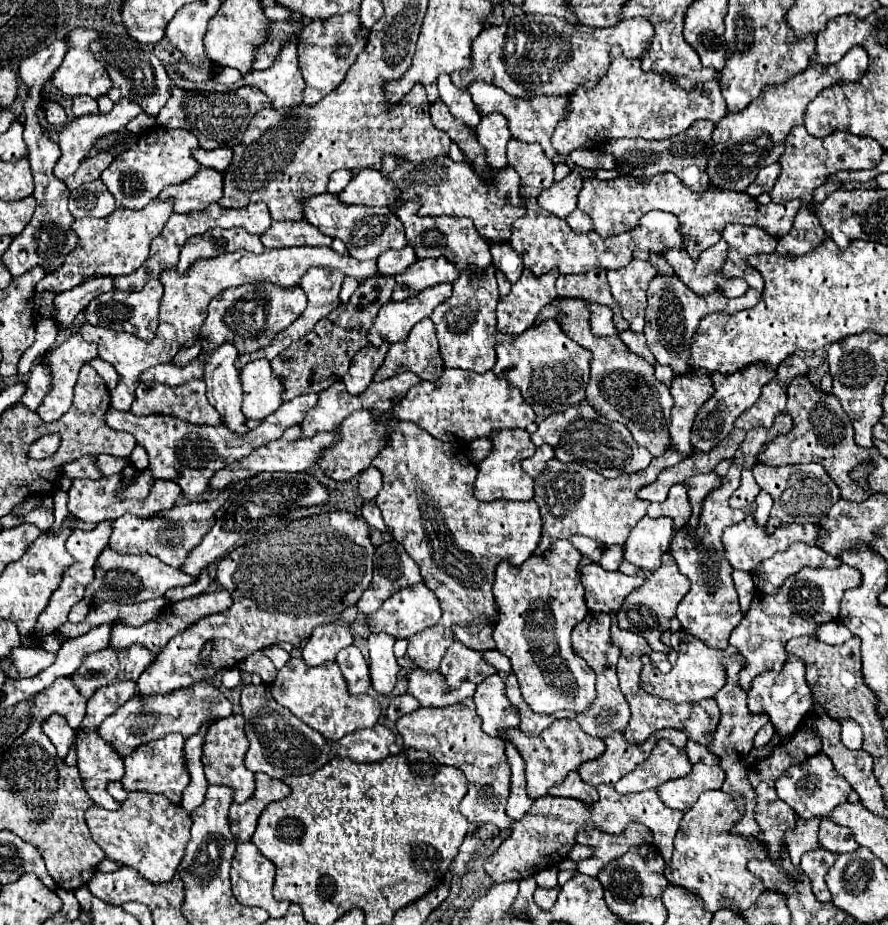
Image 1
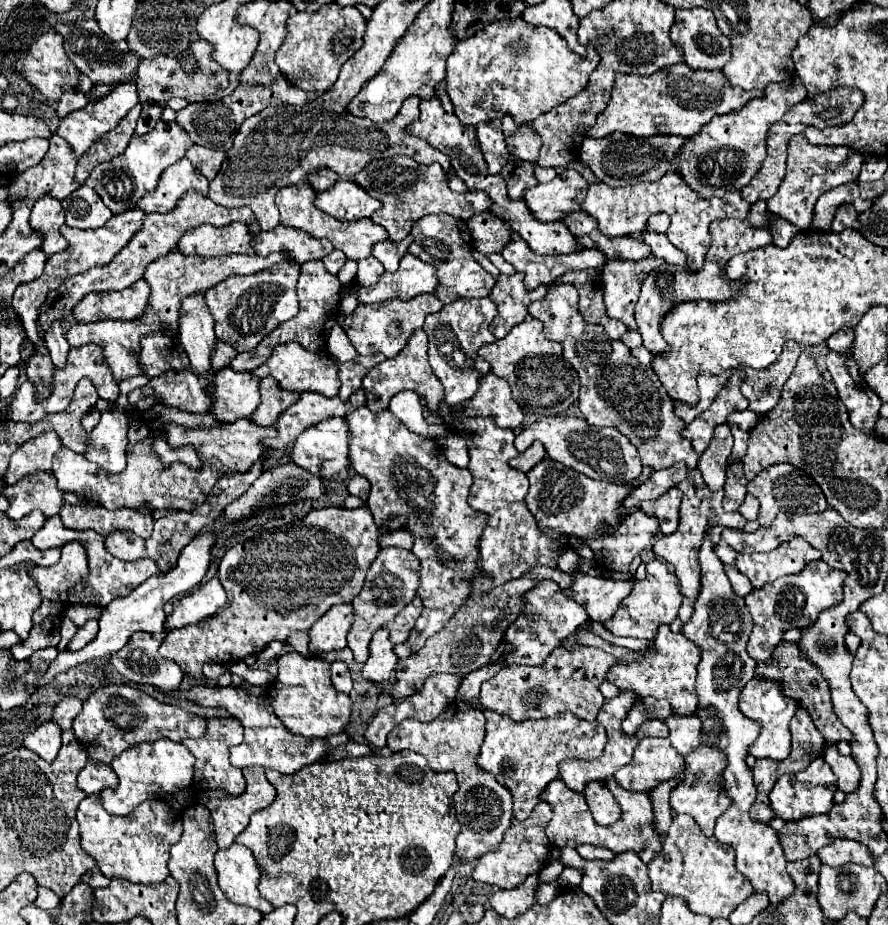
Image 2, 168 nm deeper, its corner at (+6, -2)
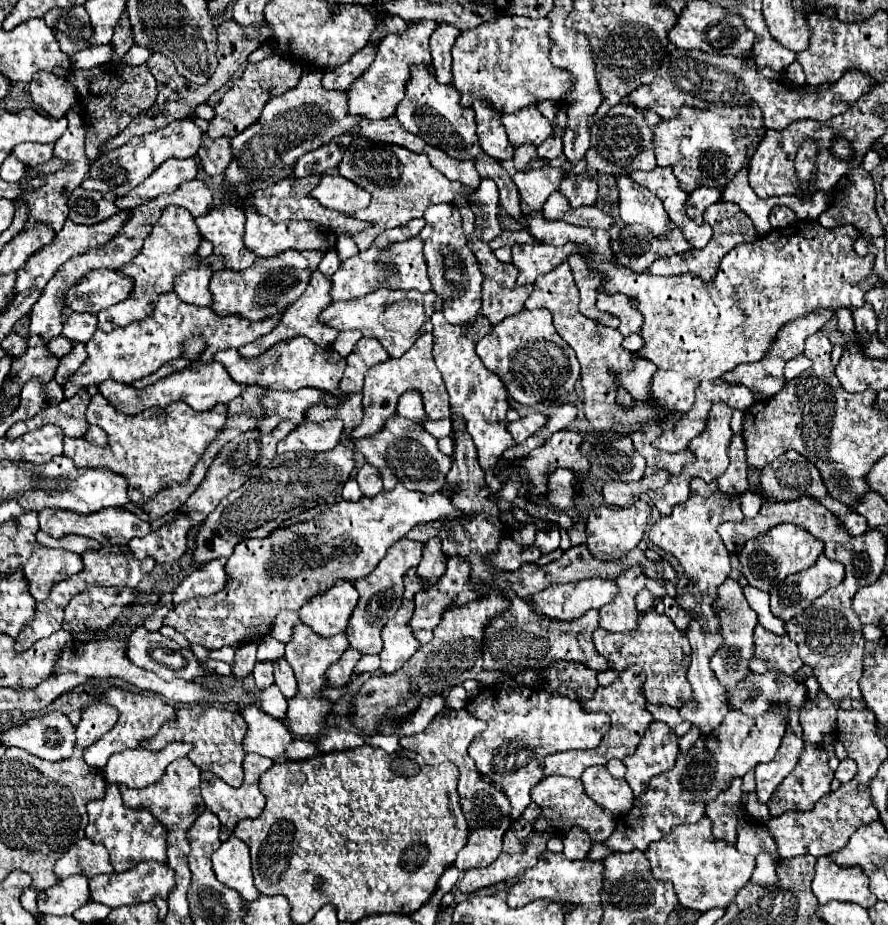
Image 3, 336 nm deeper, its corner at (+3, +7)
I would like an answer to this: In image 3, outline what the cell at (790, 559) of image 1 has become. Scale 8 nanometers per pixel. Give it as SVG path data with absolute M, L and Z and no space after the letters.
M779 524L767 530L765 534L751 538L743 546L743 550L739 552L739 570L747 578L749 586L769 592L773 586L781 584L789 574L797 574L811 566L819 558L819 554L823 554L823 548L823 542L809 534L805 528L797 524Z

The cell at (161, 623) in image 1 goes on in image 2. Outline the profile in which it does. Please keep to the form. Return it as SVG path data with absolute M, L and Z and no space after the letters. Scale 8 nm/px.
M214 577L206 585L198 587L196 591L184 595L182 599L178 599L174 603L172 615L166 617L164 631L172 631L172 629L178 629L184 625L200 623L200 621L208 619L210 615L216 615L226 603L228 603L226 591L222 589L218 577Z

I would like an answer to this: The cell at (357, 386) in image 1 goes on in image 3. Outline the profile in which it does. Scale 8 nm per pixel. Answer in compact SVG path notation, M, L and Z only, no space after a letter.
M361 338L347 356L347 368L341 380L343 392L361 392L365 372L389 358L387 350L375 338Z

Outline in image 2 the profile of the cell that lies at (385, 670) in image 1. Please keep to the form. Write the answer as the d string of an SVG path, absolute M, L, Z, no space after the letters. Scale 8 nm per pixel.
M378 629L368 645L370 655L362 667L362 673L368 681L374 683L384 683L390 679L392 669L396 667L398 659L394 655L394 645L388 639L388 631L386 629Z

